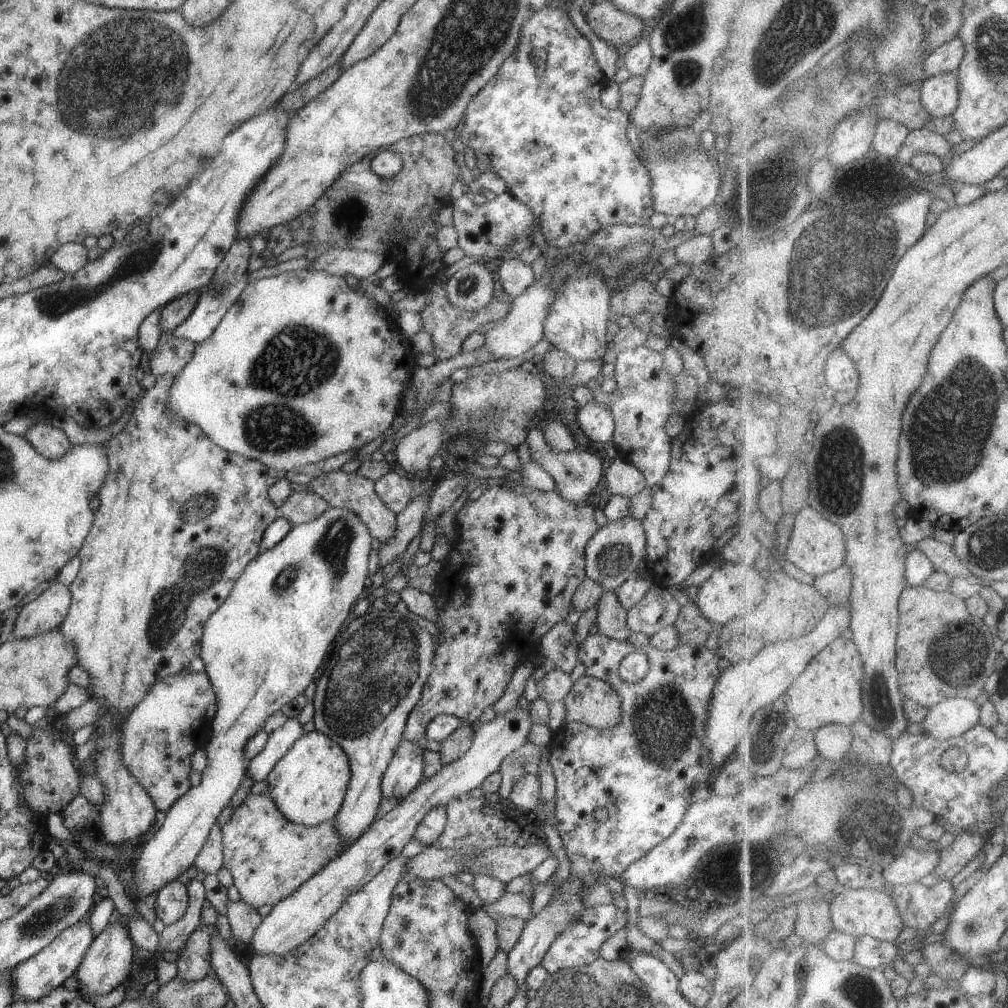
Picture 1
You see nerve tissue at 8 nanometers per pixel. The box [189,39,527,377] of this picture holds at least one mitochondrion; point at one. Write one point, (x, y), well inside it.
(352, 213)

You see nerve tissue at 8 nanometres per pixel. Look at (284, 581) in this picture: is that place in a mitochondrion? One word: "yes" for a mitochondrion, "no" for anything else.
yes

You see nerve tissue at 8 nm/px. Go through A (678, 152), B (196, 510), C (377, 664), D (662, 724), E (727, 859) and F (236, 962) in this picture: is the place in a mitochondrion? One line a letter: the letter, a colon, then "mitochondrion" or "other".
A: mitochondrion
B: mitochondrion
C: mitochondrion
D: mitochondrion
E: other
F: other

